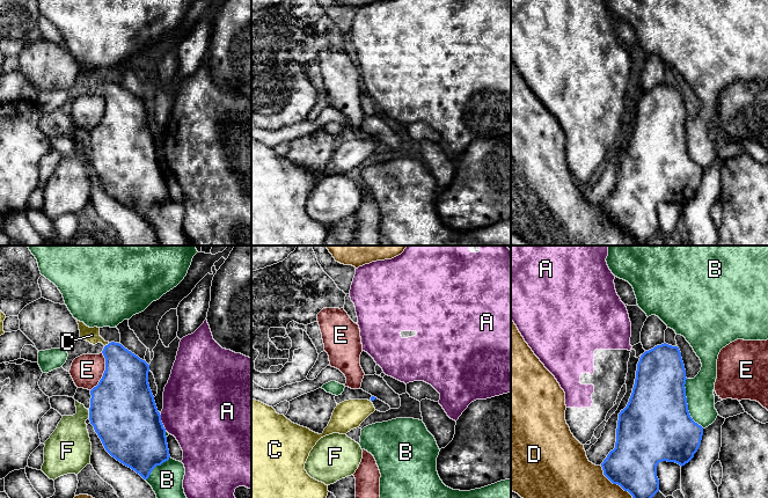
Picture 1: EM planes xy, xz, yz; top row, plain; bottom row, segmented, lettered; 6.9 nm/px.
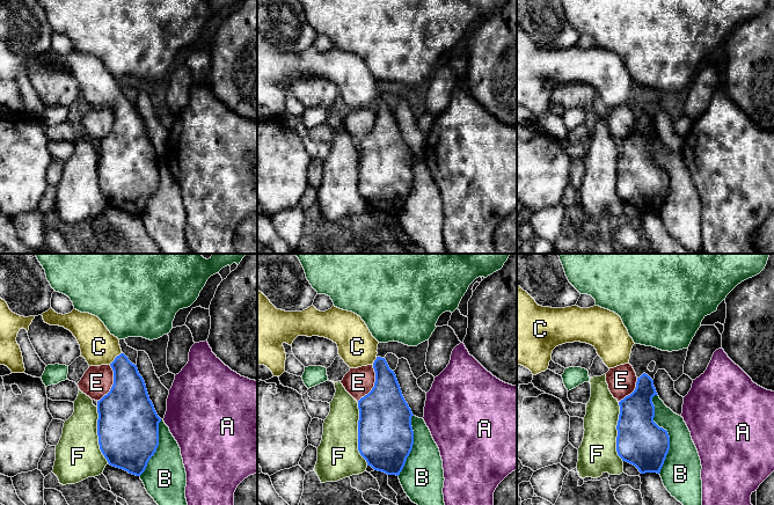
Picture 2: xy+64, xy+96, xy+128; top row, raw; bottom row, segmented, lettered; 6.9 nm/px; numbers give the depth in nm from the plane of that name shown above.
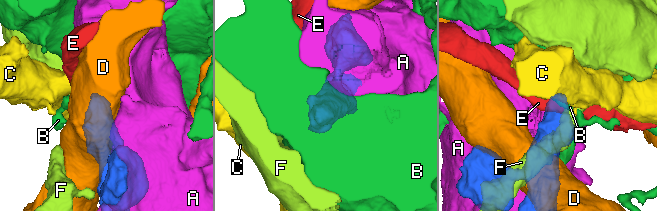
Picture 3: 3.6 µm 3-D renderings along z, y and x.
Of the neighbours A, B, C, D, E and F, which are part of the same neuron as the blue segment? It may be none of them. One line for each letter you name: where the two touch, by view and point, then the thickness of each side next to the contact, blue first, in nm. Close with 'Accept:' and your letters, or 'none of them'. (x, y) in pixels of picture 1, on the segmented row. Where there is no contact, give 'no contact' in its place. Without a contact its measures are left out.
C: xy (108, 344) | 300/110 nm
Accept: C

